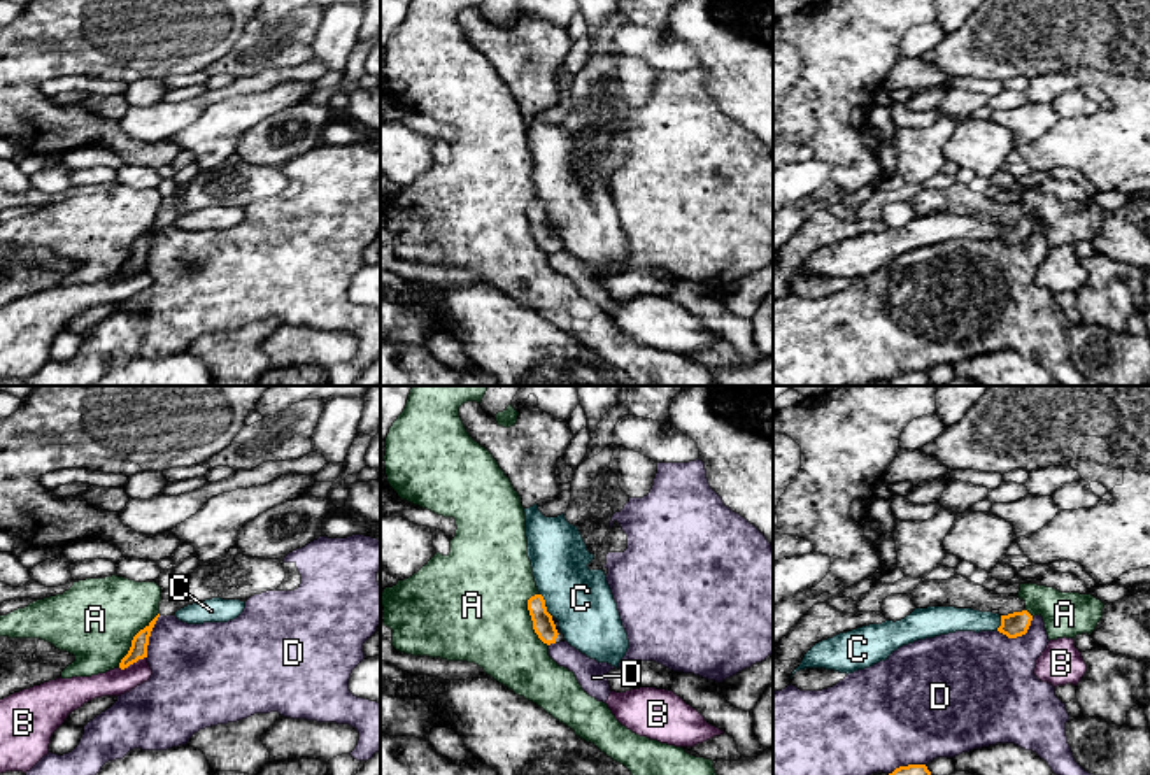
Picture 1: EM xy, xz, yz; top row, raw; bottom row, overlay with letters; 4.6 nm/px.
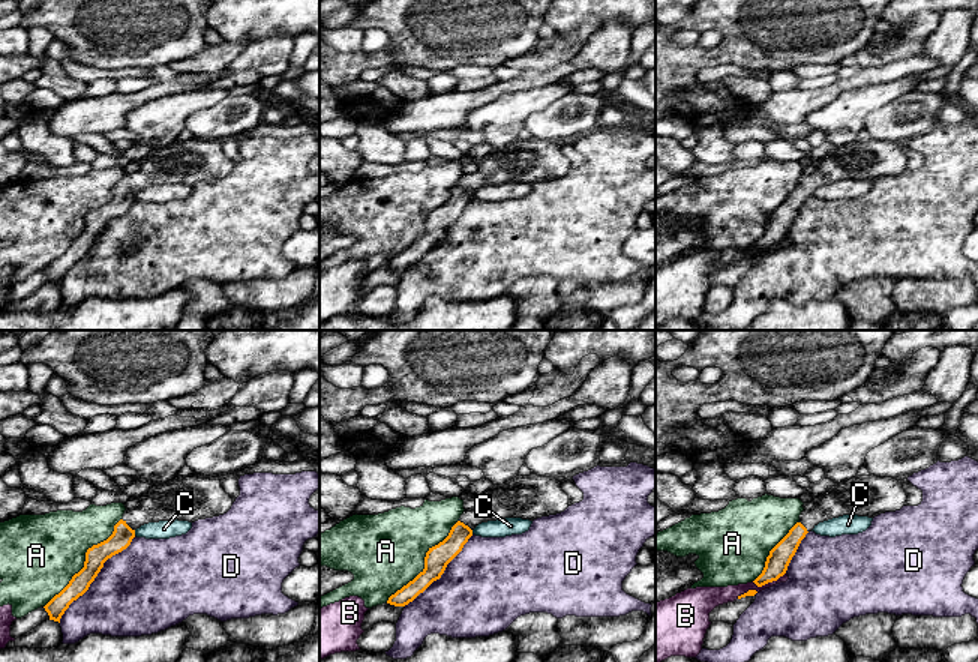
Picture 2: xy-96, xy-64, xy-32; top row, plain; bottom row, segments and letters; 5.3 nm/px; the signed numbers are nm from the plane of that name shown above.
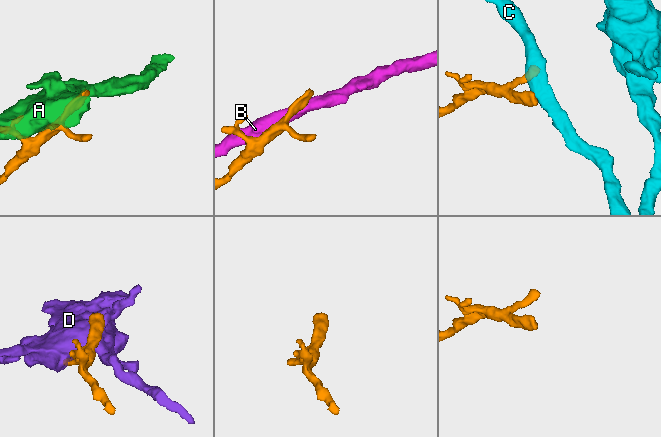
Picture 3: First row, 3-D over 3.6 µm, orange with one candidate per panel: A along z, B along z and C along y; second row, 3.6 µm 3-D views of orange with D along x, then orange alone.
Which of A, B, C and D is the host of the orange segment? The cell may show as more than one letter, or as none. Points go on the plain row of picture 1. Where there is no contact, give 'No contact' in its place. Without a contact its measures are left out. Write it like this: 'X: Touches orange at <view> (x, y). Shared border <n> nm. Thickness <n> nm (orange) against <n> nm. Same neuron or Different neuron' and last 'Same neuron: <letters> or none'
A: Touches orange at xz (532, 227). Shared border 260 nm. Thickness 100 nm (orange) against 440 nm. Different neuron
B: Touches orange at xy (132, 270). Shared border 140 nm. Thickness 80 nm (orange) against 130 nm. Different neuron
C: Touches orange at xz (544, 213). Shared border 130 nm. Thickness 100 nm (orange) against 280 nm. Different neuron
D: Touches orange at yz (1019, 242). Shared border 180 nm. Thickness 110 nm (orange) against 420 nm. Different neuron
Same neuron: none

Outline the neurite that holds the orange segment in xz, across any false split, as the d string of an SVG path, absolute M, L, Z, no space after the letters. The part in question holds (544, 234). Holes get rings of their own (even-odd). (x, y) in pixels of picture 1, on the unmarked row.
M535 202L528 207L528 217L533 228L533 237L543 251L550 252L564 249L559 228L547 219L542 202Z

